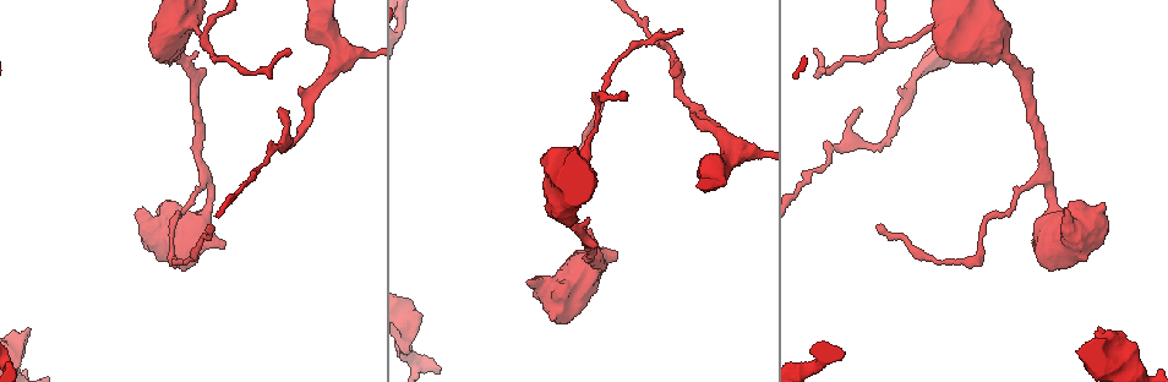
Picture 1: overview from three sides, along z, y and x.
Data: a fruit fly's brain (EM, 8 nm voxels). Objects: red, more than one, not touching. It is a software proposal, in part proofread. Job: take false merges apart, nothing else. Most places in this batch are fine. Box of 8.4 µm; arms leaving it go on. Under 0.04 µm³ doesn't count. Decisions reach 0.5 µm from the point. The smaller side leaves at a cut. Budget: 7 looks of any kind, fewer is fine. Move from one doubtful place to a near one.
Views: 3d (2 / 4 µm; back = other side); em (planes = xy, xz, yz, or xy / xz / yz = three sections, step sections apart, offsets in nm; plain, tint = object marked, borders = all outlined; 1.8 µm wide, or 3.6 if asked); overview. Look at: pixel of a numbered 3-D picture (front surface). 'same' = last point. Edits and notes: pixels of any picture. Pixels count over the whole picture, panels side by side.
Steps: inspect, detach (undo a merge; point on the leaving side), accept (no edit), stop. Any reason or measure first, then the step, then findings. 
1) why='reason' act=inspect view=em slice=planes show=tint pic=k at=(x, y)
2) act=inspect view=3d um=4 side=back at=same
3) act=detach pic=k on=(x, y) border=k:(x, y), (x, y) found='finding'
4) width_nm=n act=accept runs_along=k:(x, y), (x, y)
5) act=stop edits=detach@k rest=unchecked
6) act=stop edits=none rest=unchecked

act=inspect view=em slice=xy step=8 show=tint pic=1 at=(1042, 172)

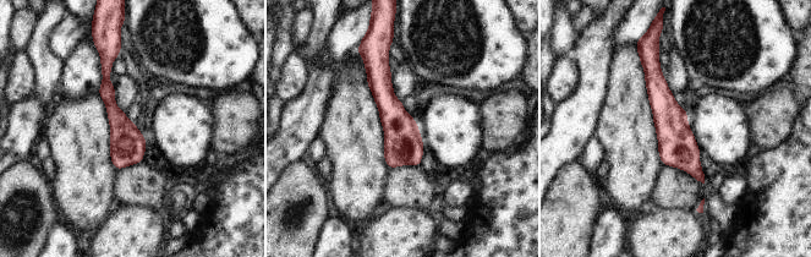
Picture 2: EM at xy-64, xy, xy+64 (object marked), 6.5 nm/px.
act=inspect view=em slice=planes show=tint at=same

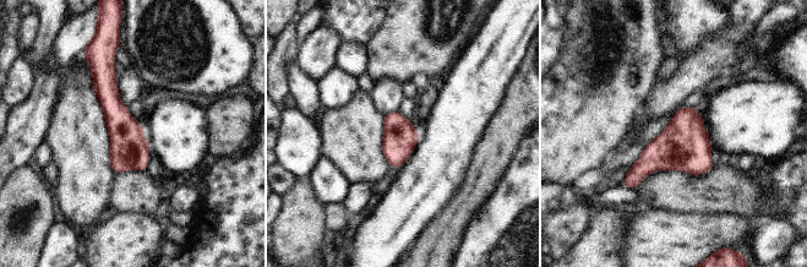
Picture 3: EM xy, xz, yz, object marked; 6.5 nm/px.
act=accept found='all the same cell'

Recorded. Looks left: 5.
why='thick turns thin' act=inspect view=em um=3.6 slice=xy step=4 show=tint pic=1 at=(976, 33)

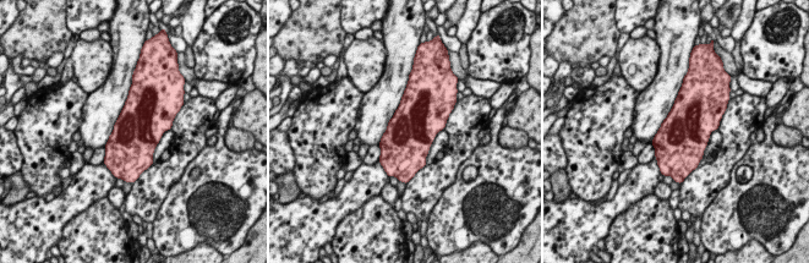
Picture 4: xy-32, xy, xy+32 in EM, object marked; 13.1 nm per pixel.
why='another direction' act=inspect view=em um=3.6 slice=xz step=8 show=tint at=same

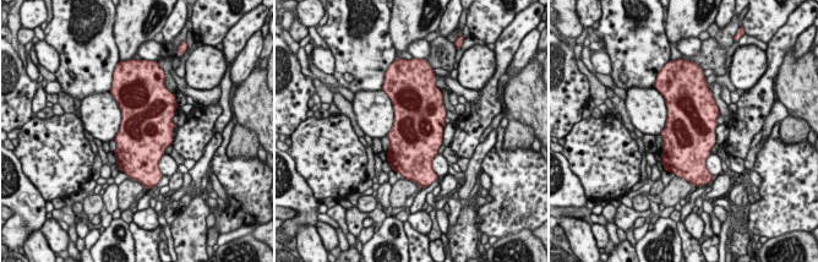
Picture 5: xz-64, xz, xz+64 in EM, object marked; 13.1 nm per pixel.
act=accept found='continuous, no second cell'

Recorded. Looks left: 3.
why='thin arm on a thick one' act=inspect view=em slice=planes show=tint pic=1 at=(730, 159)

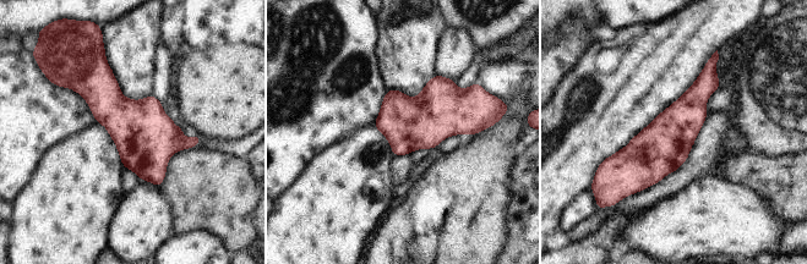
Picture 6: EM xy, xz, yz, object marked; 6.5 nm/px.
act=accept runs_along=6:(713, 71), (634, 160), (609, 160) found='all the same cell'

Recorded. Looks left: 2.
act=stop edits=none rest=unchecked

